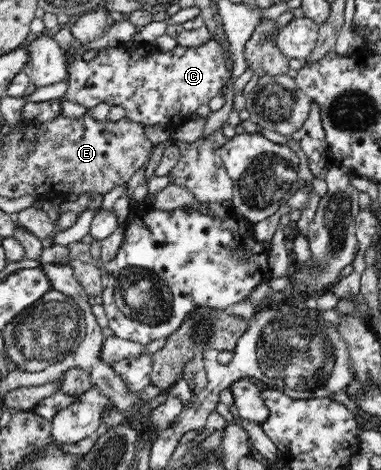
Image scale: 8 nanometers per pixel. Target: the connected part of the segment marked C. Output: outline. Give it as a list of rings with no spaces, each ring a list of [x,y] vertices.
[[[215,40],[208,41],[196,48],[186,48],[180,45],[160,53],[146,49],[120,49],[120,47],[107,47],[89,62],[80,59],[66,59],[66,69],[69,73],[65,97],[44,102],[26,102],[22,107],[22,117],[26,121],[50,121],[61,113],[60,102],[65,98],[84,107],[94,107],[100,101],[108,101],[110,105],[122,105],[126,109],[125,116],[130,121],[142,125],[162,125],[166,129],[173,129],[188,121],[190,115],[195,113],[200,105],[207,104],[212,97],[220,93],[220,89],[230,77],[230,70],[226,65],[225,51]]]

